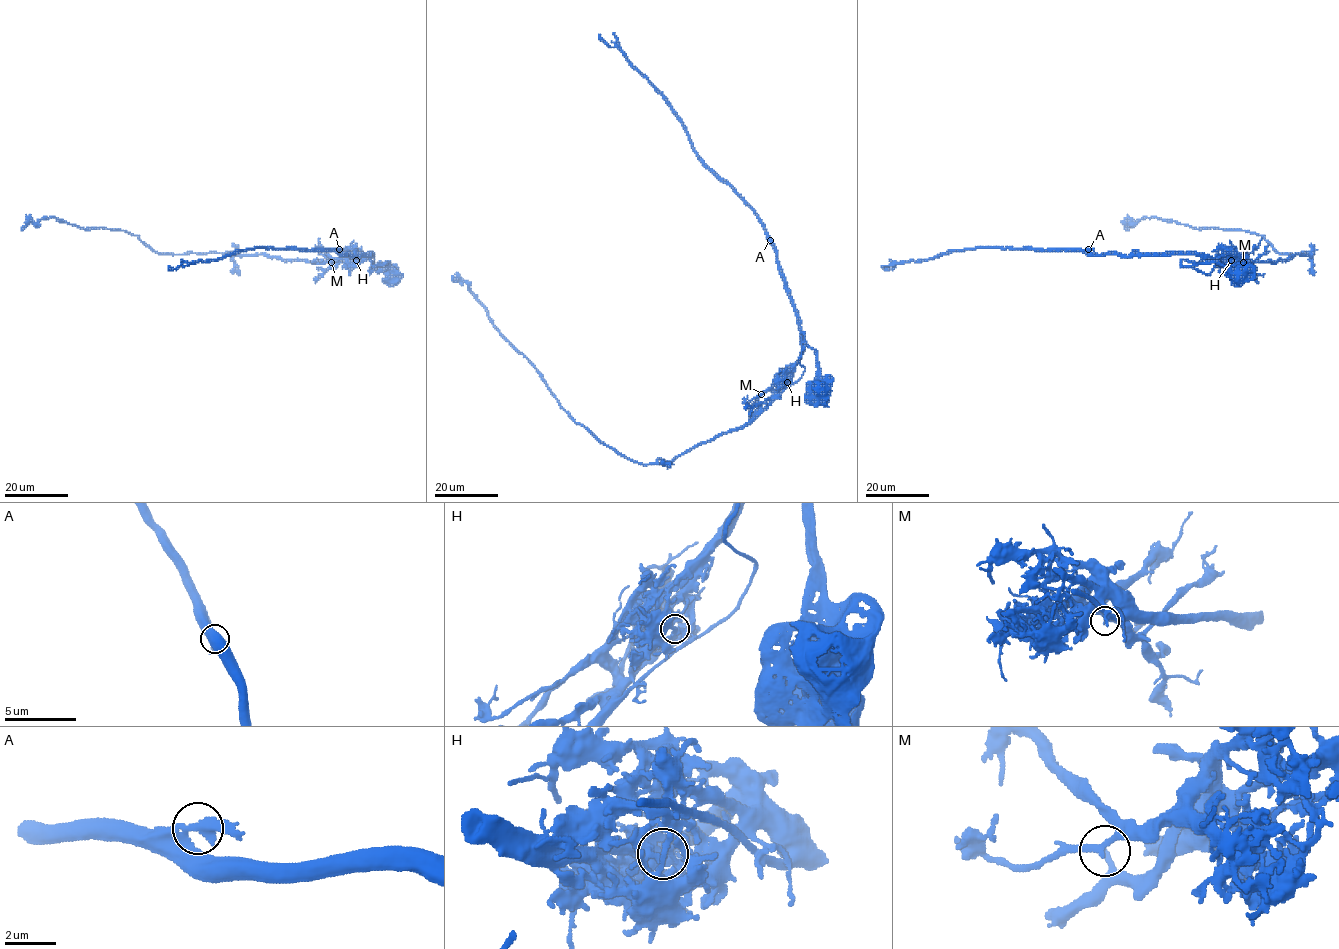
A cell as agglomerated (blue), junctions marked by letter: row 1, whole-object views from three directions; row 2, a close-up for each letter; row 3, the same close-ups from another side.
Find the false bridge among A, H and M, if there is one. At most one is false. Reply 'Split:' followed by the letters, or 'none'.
Split: H

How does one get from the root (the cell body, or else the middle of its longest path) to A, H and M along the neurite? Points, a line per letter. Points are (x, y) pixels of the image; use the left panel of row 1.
A: (393, 279), (392, 269), (386, 262), (373, 266), (370, 254), (352, 255), (341, 253), (339, 249)
H: (393, 279), (392, 269), (386, 262), (377, 265), (368, 274), (374, 259), (362, 254), (356, 260)
M: (393, 279), (392, 269), (386, 262), (374, 266), (370, 264), (371, 259), (337, 258), (331, 262)

